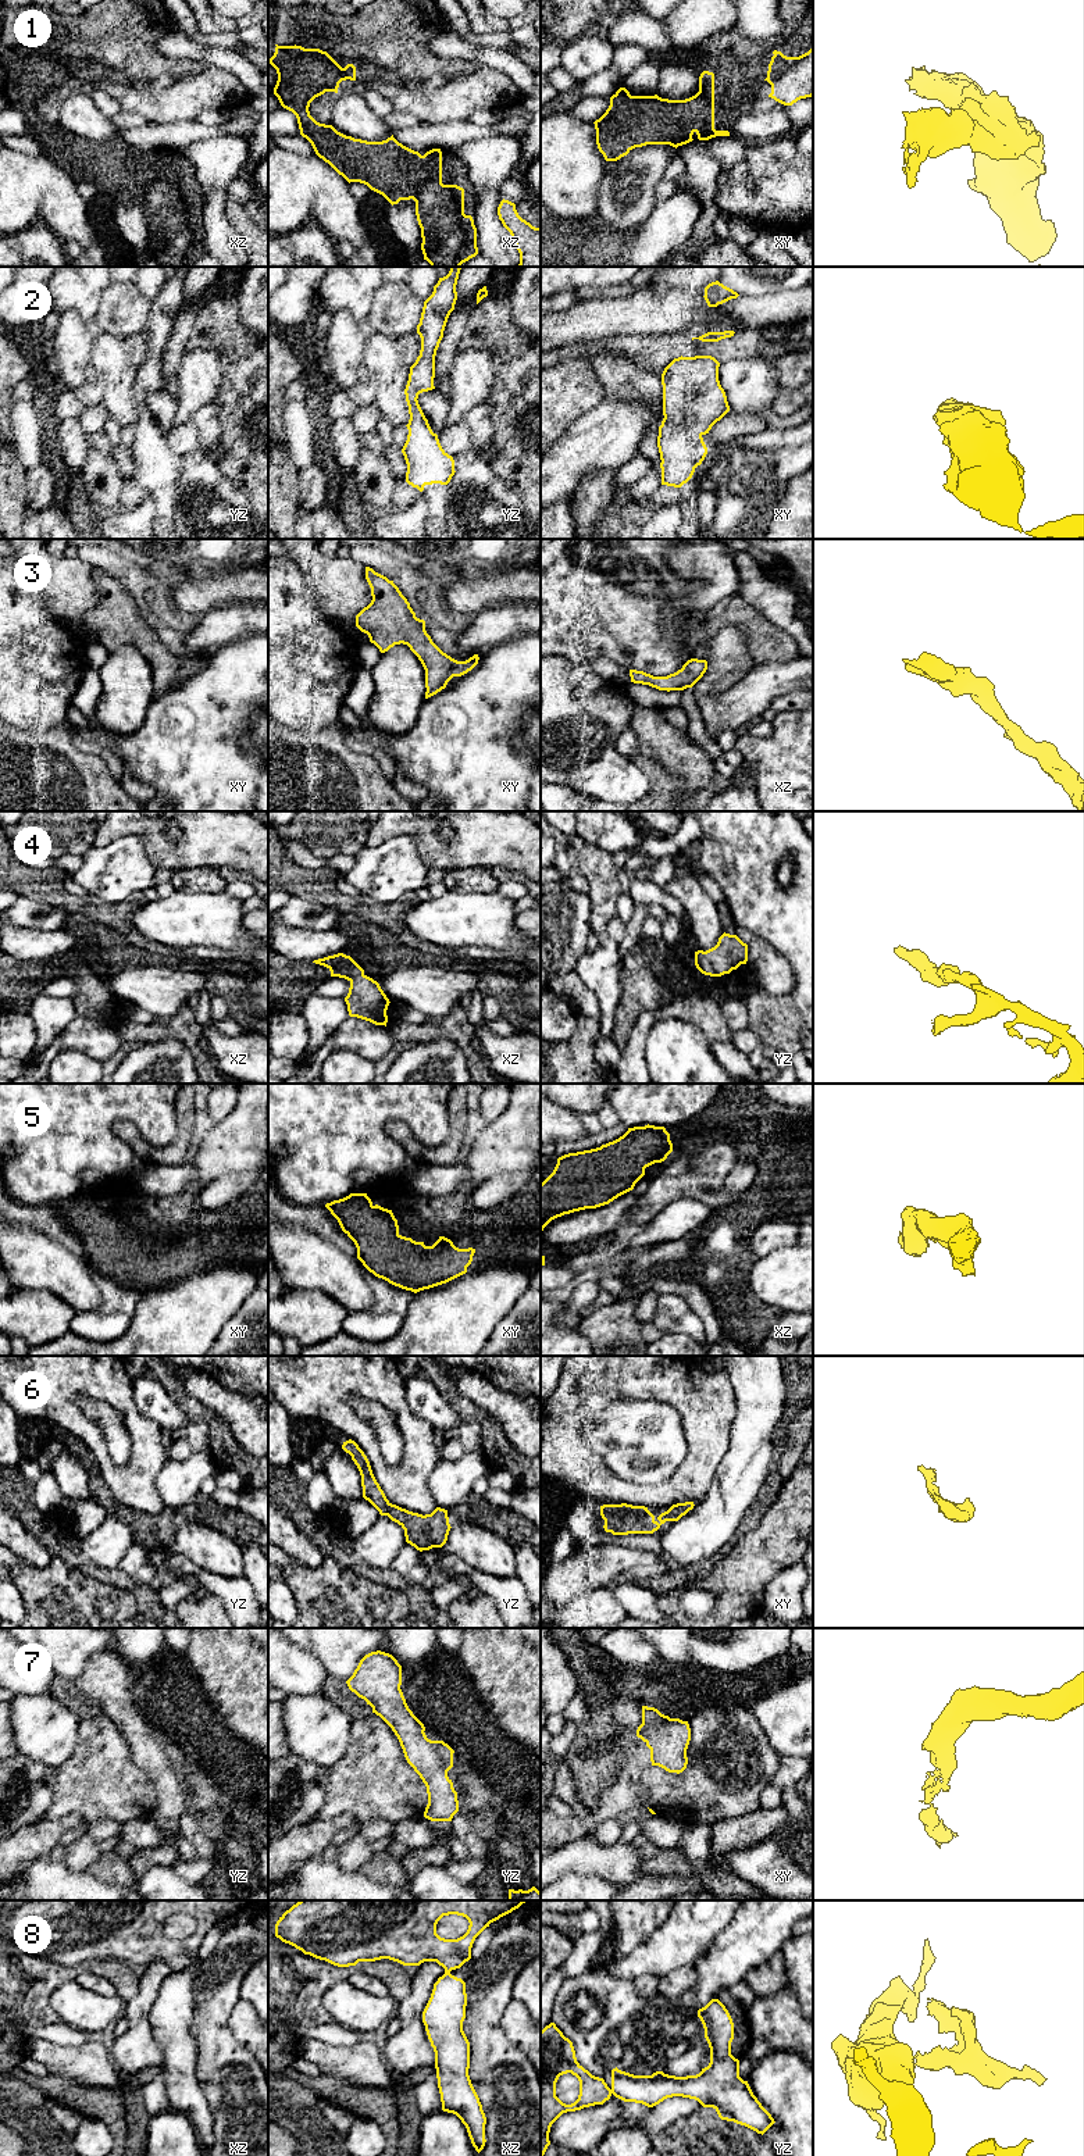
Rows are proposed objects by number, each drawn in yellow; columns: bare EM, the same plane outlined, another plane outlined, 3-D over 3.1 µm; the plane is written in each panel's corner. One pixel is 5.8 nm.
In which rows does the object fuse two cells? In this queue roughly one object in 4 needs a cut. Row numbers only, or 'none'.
8

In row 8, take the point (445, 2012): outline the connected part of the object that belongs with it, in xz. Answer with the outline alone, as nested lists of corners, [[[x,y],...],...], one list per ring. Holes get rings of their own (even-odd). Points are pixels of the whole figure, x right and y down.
[[[445,1971],[434,1984],[422,2023],[435,2052],[442,2110],[461,2120],[479,2153],[486,2142],[486,2117],[468,2075],[470,2042],[463,2031],[466,2006],[466,1982]]]

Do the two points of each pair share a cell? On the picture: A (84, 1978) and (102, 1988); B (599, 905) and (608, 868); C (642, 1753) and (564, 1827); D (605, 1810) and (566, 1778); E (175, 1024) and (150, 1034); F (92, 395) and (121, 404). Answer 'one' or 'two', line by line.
A: one
B: one
C: one
D: two
E: one
F: two

